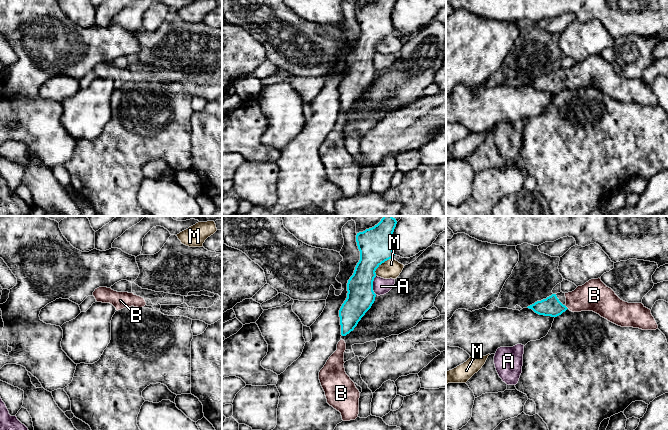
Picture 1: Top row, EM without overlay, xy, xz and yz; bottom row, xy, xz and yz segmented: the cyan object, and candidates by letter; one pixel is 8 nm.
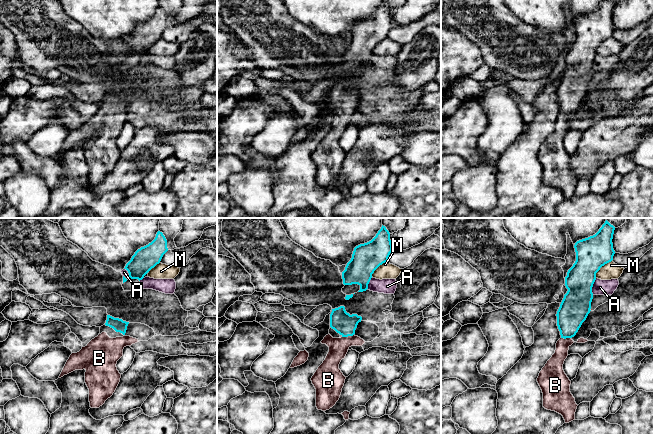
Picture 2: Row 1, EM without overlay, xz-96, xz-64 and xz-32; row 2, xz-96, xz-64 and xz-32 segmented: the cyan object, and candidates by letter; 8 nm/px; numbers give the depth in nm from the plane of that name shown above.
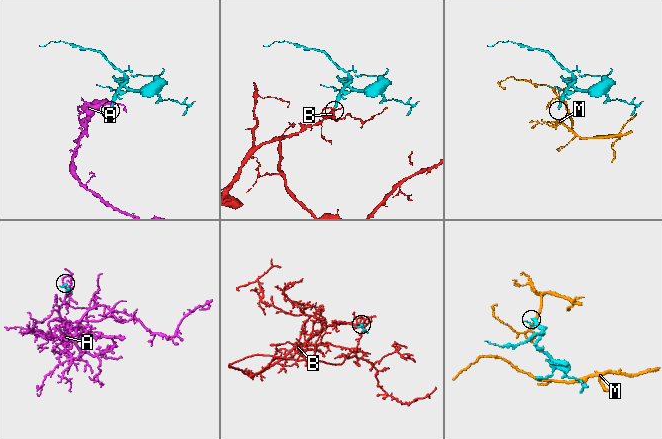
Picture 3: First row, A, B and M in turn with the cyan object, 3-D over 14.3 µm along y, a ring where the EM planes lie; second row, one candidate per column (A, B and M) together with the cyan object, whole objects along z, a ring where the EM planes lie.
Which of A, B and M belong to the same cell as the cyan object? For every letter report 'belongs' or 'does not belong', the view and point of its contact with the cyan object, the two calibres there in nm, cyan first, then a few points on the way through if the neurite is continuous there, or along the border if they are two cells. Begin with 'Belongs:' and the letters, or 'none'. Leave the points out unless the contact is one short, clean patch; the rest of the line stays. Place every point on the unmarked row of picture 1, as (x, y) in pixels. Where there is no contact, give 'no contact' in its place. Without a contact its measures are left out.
Belongs: B
A: does not belong; meets cyan in xz at (372, 61); 220 nm thick on the cyan side, 140 nm on the other; border along xz (376, 52), (373, 57), (373, 68), (375, 70)
B: belongs; meets cyan in yz at (566, 83); 160 nm thick on the cyan side, 240 nm on the other; runs through yz (551, 82), (566, 83), (580, 75), (594, 71)
M: does not belong; meets cyan in xz at (381, 39); 260 nm thick on the cyan side, 150 nm on the other; border along xz (392, 33), (385, 36), (376, 45), (375, 51)

